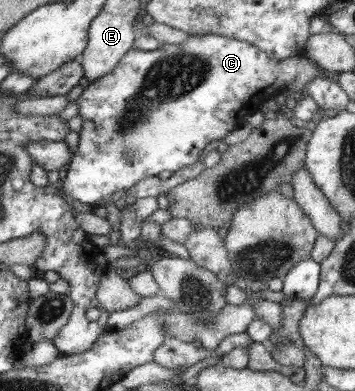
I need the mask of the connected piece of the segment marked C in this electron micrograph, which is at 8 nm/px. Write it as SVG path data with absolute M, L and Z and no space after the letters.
M197 34L189 35L187 40L183 40L181 43L167 43L161 44L158 49L152 51L131 49L127 53L127 58L123 58L123 66L119 66L119 70L112 70L111 73L106 74L92 83L86 83L82 94L74 102L79 107L77 116L83 120L81 130L79 130L79 144L77 151L71 158L71 161L63 171L63 175L57 186L57 189L63 191L64 197L69 200L79 200L83 204L94 205L99 200L107 199L113 192L117 190L129 189L132 186L138 184L139 181L147 179L147 177L157 177L161 172L169 171L176 173L179 170L186 169L187 166L195 165L203 148L213 142L213 140L219 140L223 136L227 136L229 132L233 132L245 114L251 114L253 110L260 110L263 102L269 100L269 98L276 97L278 94L284 92L287 88L291 90L292 97L299 96L304 93L306 84L314 78L334 78L338 80L337 75L330 73L329 71L323 71L317 67L310 59L305 56L299 58L286 58L276 59L267 51L260 49L253 43L243 42L243 40L235 40L235 38L225 38L225 36L219 36L219 34L205 34L205 36L197 36Z

